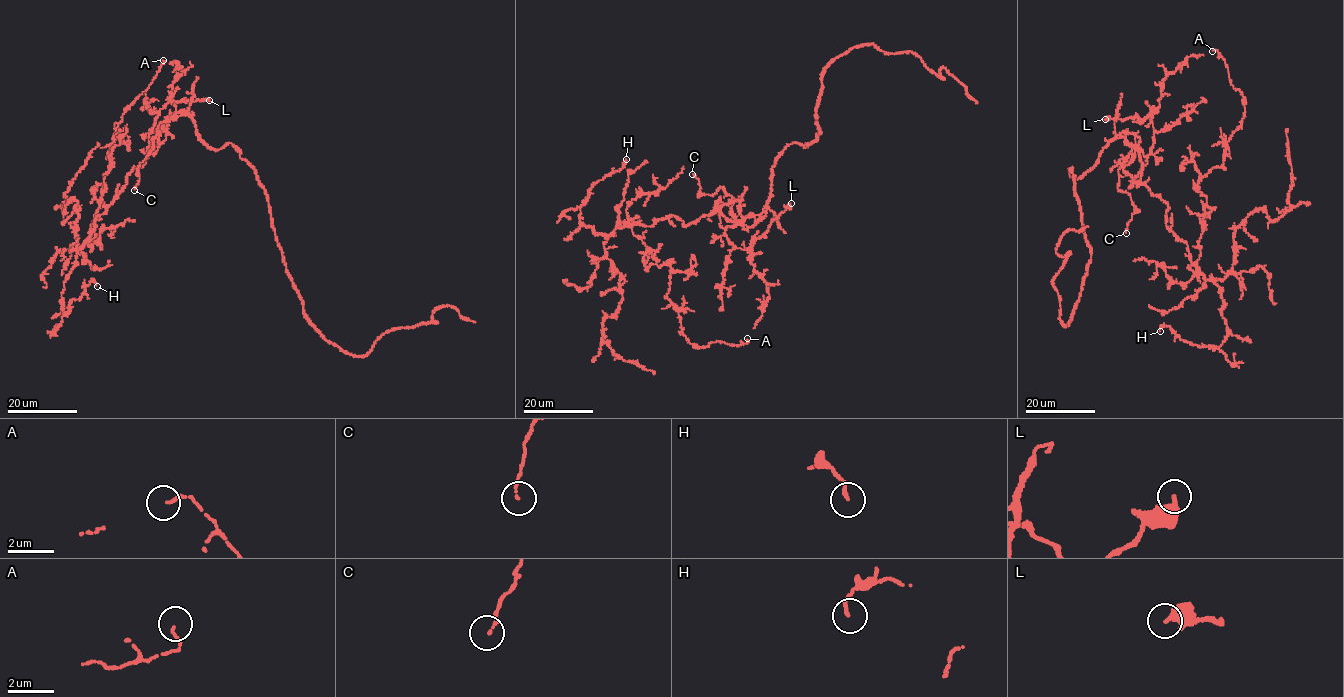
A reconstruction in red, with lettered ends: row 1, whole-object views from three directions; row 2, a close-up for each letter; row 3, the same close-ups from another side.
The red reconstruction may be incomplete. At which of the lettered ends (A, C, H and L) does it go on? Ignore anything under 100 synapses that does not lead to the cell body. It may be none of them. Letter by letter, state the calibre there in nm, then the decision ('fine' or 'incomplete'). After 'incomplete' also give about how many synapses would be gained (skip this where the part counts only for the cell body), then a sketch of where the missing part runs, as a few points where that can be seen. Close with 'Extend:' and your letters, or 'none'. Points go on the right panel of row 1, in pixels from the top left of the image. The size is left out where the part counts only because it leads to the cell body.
A: calibre 100 nm; fine
C: calibre 120 nm; fine
H: calibre 130 nm; fine
L: calibre 420 nm; fine
Extend: none

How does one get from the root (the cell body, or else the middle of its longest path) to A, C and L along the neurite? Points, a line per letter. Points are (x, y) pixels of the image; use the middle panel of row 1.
A: (773, 165), (761, 214), (631, 225), (658, 267), (670, 266), (666, 296), (691, 343), (747, 338)
C: (773, 165), (772, 189), (761, 214), (738, 221), (731, 195), (721, 187), (712, 195), (701, 194), (692, 174)
L: (773, 165), (772, 189), (761, 214), (727, 227), (729, 243), (750, 252), (755, 240), (763, 236), (791, 203)

